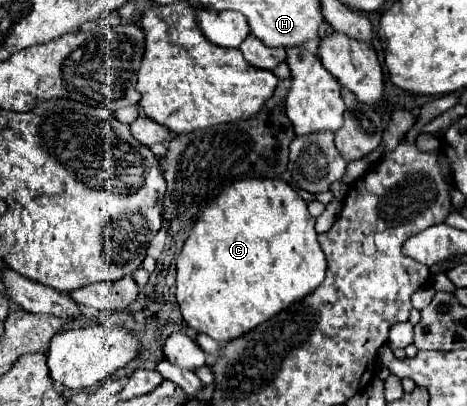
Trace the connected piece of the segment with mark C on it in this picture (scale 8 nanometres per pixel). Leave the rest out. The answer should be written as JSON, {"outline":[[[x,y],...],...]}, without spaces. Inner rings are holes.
{"outline":[[[242,179],[228,185],[202,211],[176,259],[176,269],[176,299],[186,325],[226,345],[308,297],[324,281],[326,257],[316,239],[314,217],[288,183],[280,179]]]}

